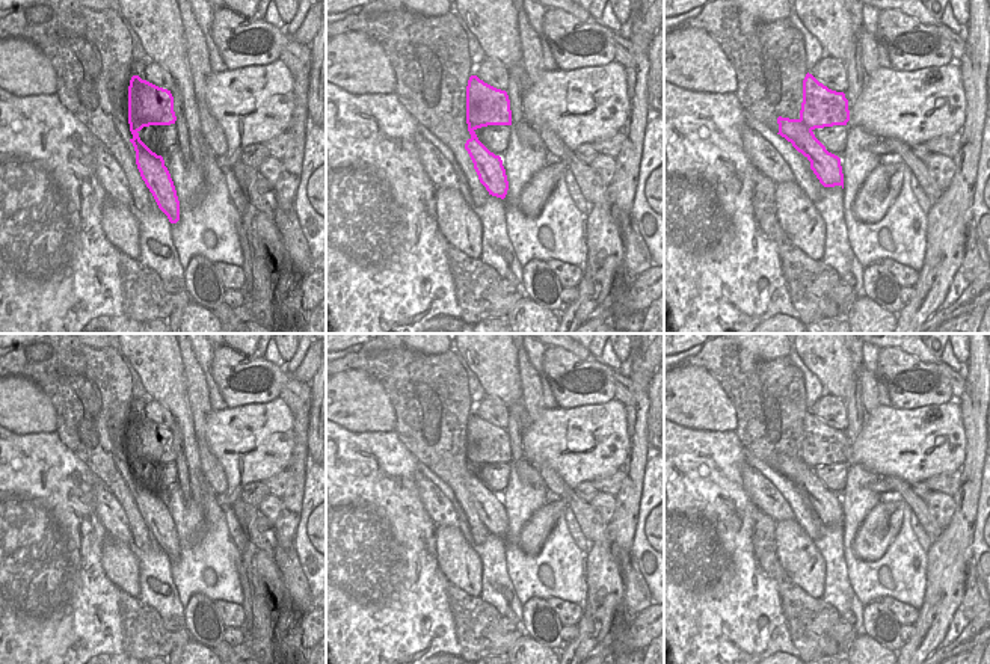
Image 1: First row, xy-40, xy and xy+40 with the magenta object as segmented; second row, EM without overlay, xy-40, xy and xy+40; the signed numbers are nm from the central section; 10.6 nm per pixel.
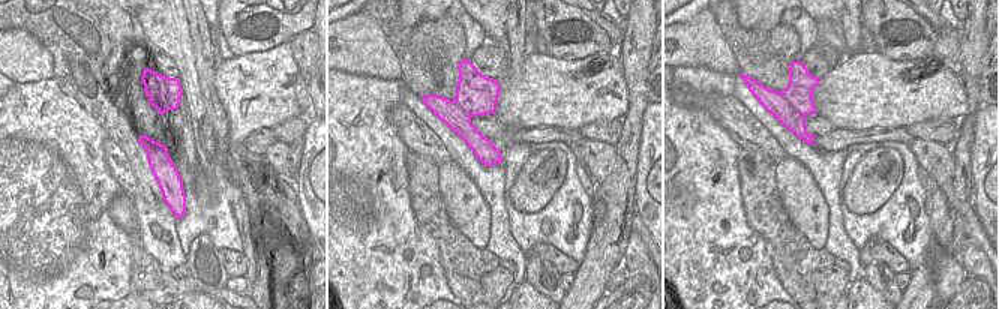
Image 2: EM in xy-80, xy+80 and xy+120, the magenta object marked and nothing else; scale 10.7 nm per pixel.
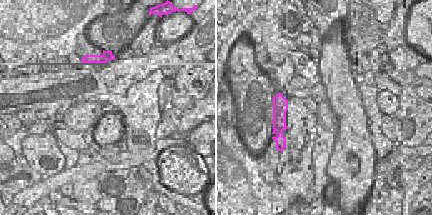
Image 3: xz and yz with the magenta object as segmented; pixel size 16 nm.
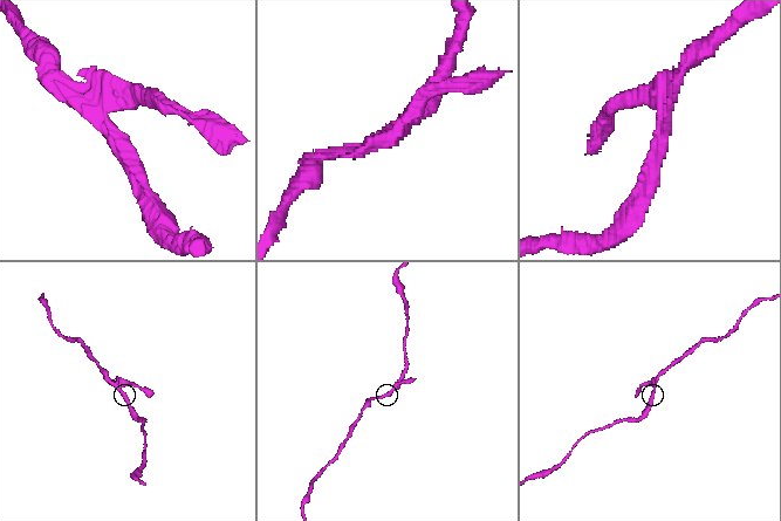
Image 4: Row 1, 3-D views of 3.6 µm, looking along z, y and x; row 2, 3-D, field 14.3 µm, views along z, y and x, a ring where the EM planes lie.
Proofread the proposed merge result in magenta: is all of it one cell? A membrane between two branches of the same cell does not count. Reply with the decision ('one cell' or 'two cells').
two cells

